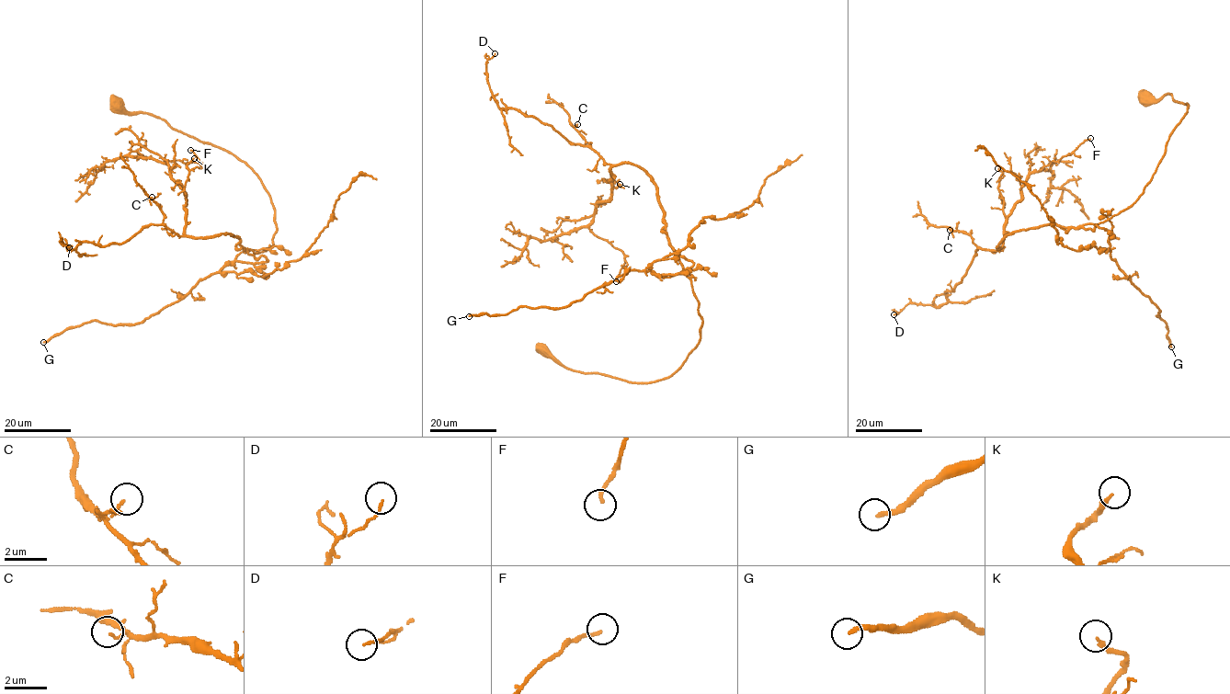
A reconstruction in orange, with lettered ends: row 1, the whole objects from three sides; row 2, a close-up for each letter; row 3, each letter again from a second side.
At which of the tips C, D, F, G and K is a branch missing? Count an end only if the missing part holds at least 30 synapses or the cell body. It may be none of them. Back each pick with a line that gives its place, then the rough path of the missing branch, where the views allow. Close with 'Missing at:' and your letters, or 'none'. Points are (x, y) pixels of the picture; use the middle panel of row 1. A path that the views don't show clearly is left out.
G: Place: (469, 316)
Missing at: G

